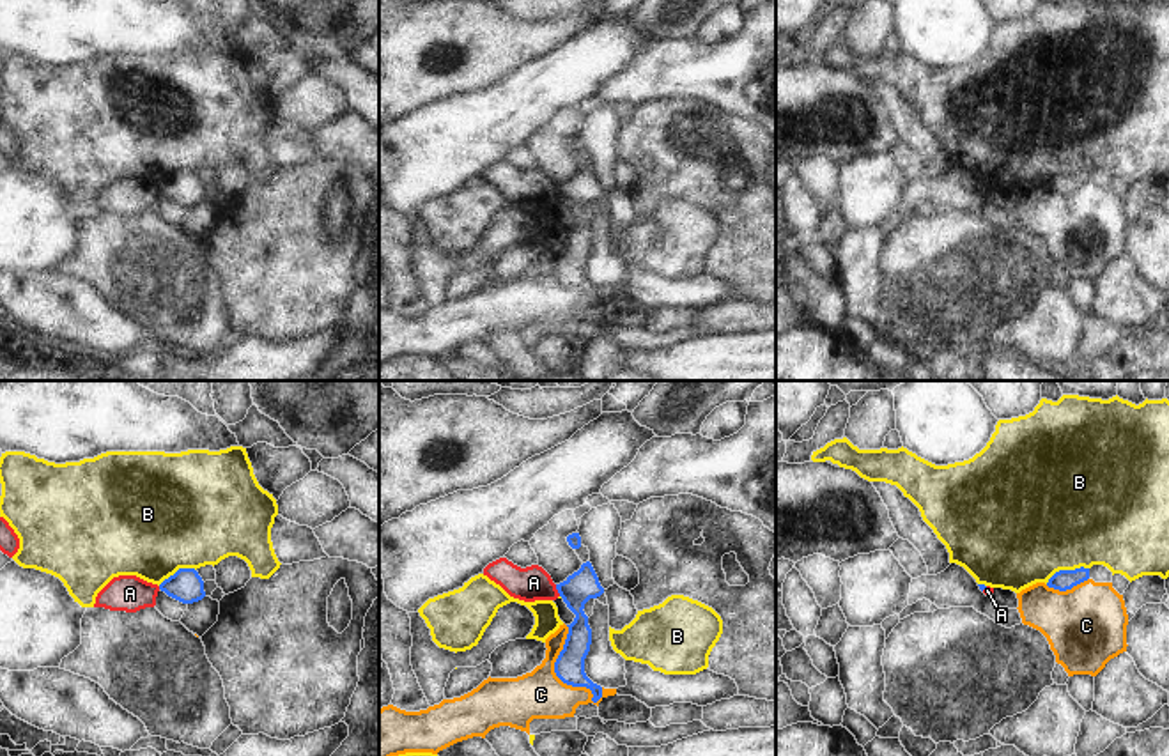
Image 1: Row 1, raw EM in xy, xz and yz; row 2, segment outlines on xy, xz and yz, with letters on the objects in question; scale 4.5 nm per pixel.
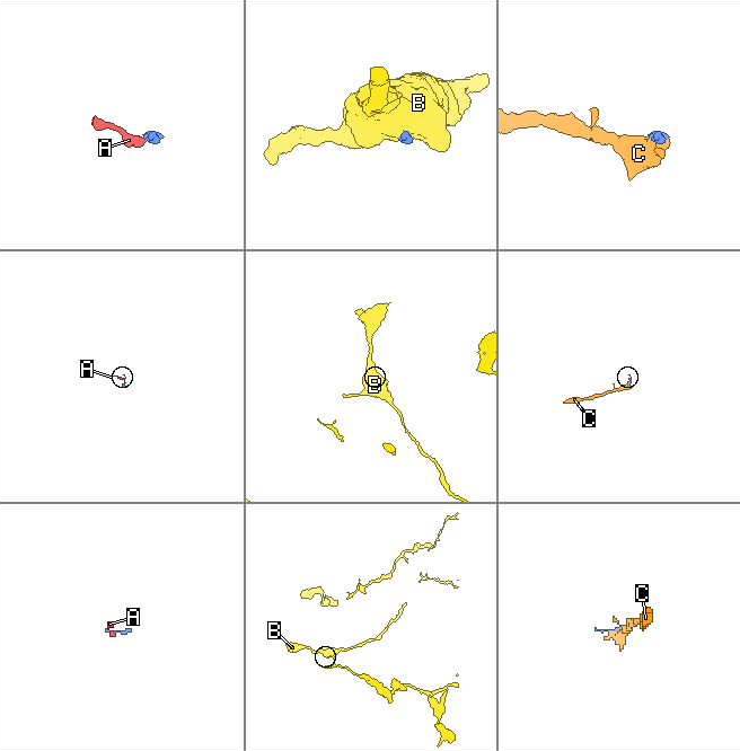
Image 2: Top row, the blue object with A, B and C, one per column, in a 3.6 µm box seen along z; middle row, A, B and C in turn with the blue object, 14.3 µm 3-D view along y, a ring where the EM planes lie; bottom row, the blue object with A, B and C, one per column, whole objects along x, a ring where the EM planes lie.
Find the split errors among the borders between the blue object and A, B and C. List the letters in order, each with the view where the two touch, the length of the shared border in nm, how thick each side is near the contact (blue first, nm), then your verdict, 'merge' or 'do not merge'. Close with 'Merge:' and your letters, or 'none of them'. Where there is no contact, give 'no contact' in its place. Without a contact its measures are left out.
A: xz | 60 nm | 140/160 nm | do not merge
B: yz | 220 nm | 100/500 nm | do not merge
C: xz | 380 nm | 140/220 nm | do not merge
Merge: none of them

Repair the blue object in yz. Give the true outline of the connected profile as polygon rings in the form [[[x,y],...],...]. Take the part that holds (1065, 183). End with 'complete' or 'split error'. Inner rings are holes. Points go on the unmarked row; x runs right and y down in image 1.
[[[1084,170],[1075,174],[1059,174],[1049,182],[1047,189],[1059,195],[1066,195],[1088,182],[1089,182],[1089,172]]] | complete

